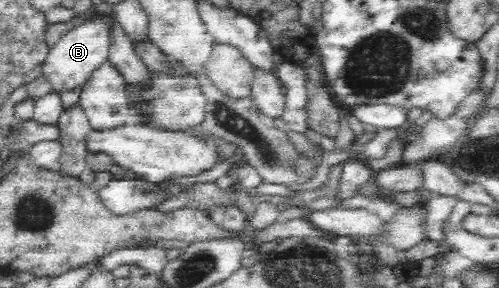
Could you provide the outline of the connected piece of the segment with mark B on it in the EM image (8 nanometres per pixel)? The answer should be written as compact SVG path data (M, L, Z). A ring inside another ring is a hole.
M90 17L82 24L64 33L62 37L52 45L47 56L44 58L44 65L40 67L40 75L49 83L52 92L61 93L63 91L77 90L88 76L101 63L107 59L109 54L109 29L107 21Z

